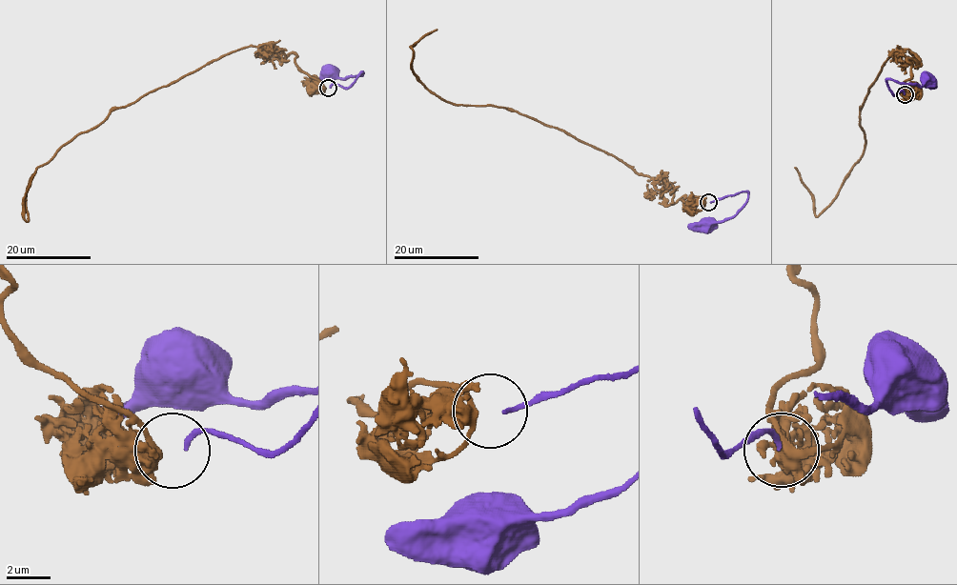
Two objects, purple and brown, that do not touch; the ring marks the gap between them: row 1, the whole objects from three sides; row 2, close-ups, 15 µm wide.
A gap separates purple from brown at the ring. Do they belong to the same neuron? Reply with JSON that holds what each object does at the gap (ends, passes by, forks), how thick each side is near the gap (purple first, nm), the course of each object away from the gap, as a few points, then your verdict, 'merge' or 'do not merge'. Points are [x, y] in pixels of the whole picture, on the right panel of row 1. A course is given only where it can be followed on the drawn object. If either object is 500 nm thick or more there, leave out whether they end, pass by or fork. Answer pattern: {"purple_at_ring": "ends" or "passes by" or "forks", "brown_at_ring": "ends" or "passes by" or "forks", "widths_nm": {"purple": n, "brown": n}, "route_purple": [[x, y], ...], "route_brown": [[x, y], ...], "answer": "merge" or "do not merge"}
{"purple_at_ring": "ends", "brown_at_ring": "forks", "widths_nm": {"purple": 200, "brown": 440}, "route_purple": [[905, 94], [902, 90], [893, 94], [887, 84], [888, 79], [920, 86], [925, 85], [926, 79]], "route_brown": [[906, 93], [907, 60], [920, 61], [899, 49], [859, 111], [864, 153], [817, 216], [794, 168]], "answer": "do not merge"}

